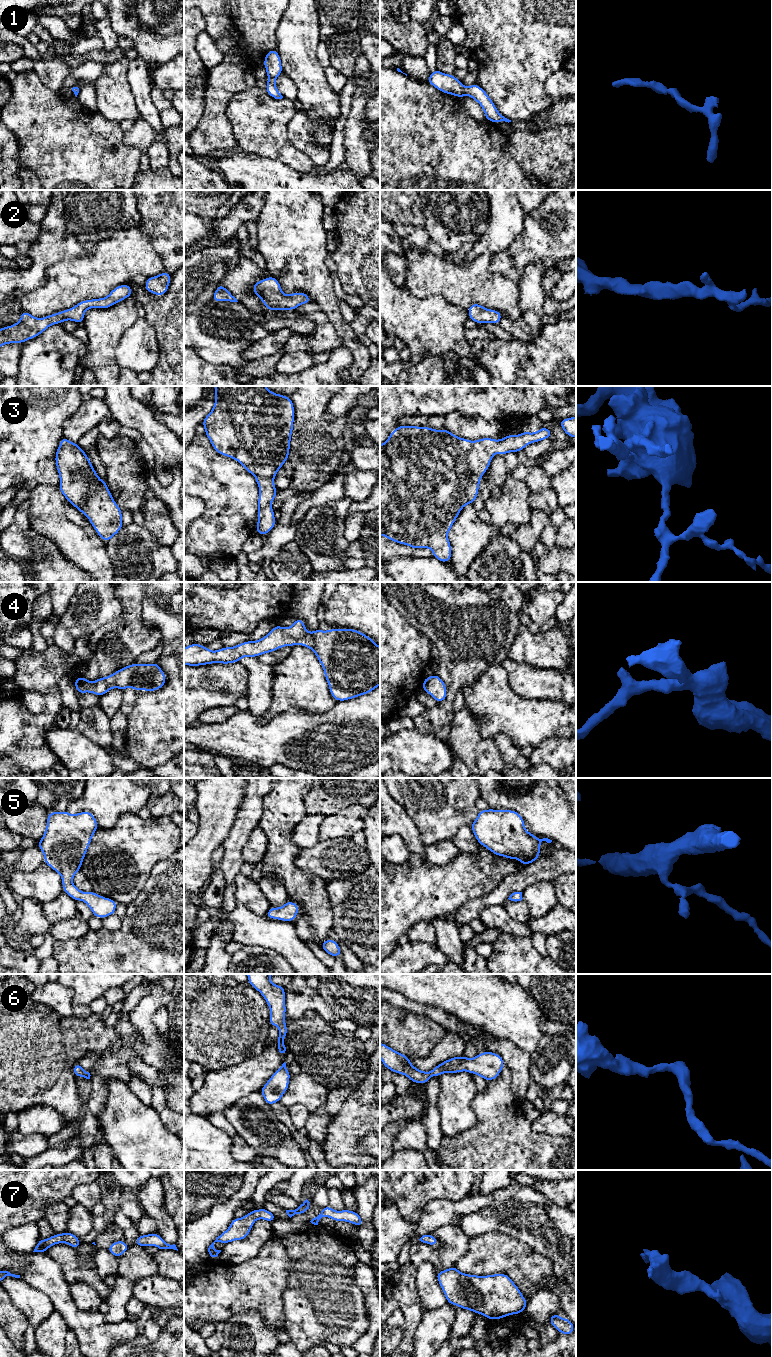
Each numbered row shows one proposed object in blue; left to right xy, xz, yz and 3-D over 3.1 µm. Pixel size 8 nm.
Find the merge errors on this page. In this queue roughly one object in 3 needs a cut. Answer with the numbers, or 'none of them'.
none of them

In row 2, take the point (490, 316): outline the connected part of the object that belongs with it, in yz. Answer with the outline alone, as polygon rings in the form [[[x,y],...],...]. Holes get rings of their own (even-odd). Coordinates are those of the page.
[[[473,303],[467,310],[469,319],[473,320],[477,324],[481,323],[493,323],[499,324],[502,313],[497,310],[487,309],[478,303]]]

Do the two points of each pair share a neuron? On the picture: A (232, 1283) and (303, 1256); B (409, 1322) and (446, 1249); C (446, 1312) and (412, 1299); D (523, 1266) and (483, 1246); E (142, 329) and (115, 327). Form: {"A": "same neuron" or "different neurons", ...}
{"A": "different neurons", "B": "same neuron", "C": "different neurons", "D": "same neuron", "E": "different neurons"}

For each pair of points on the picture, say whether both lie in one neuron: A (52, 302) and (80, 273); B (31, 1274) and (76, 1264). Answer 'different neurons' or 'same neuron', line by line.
A: same neuron
B: different neurons

